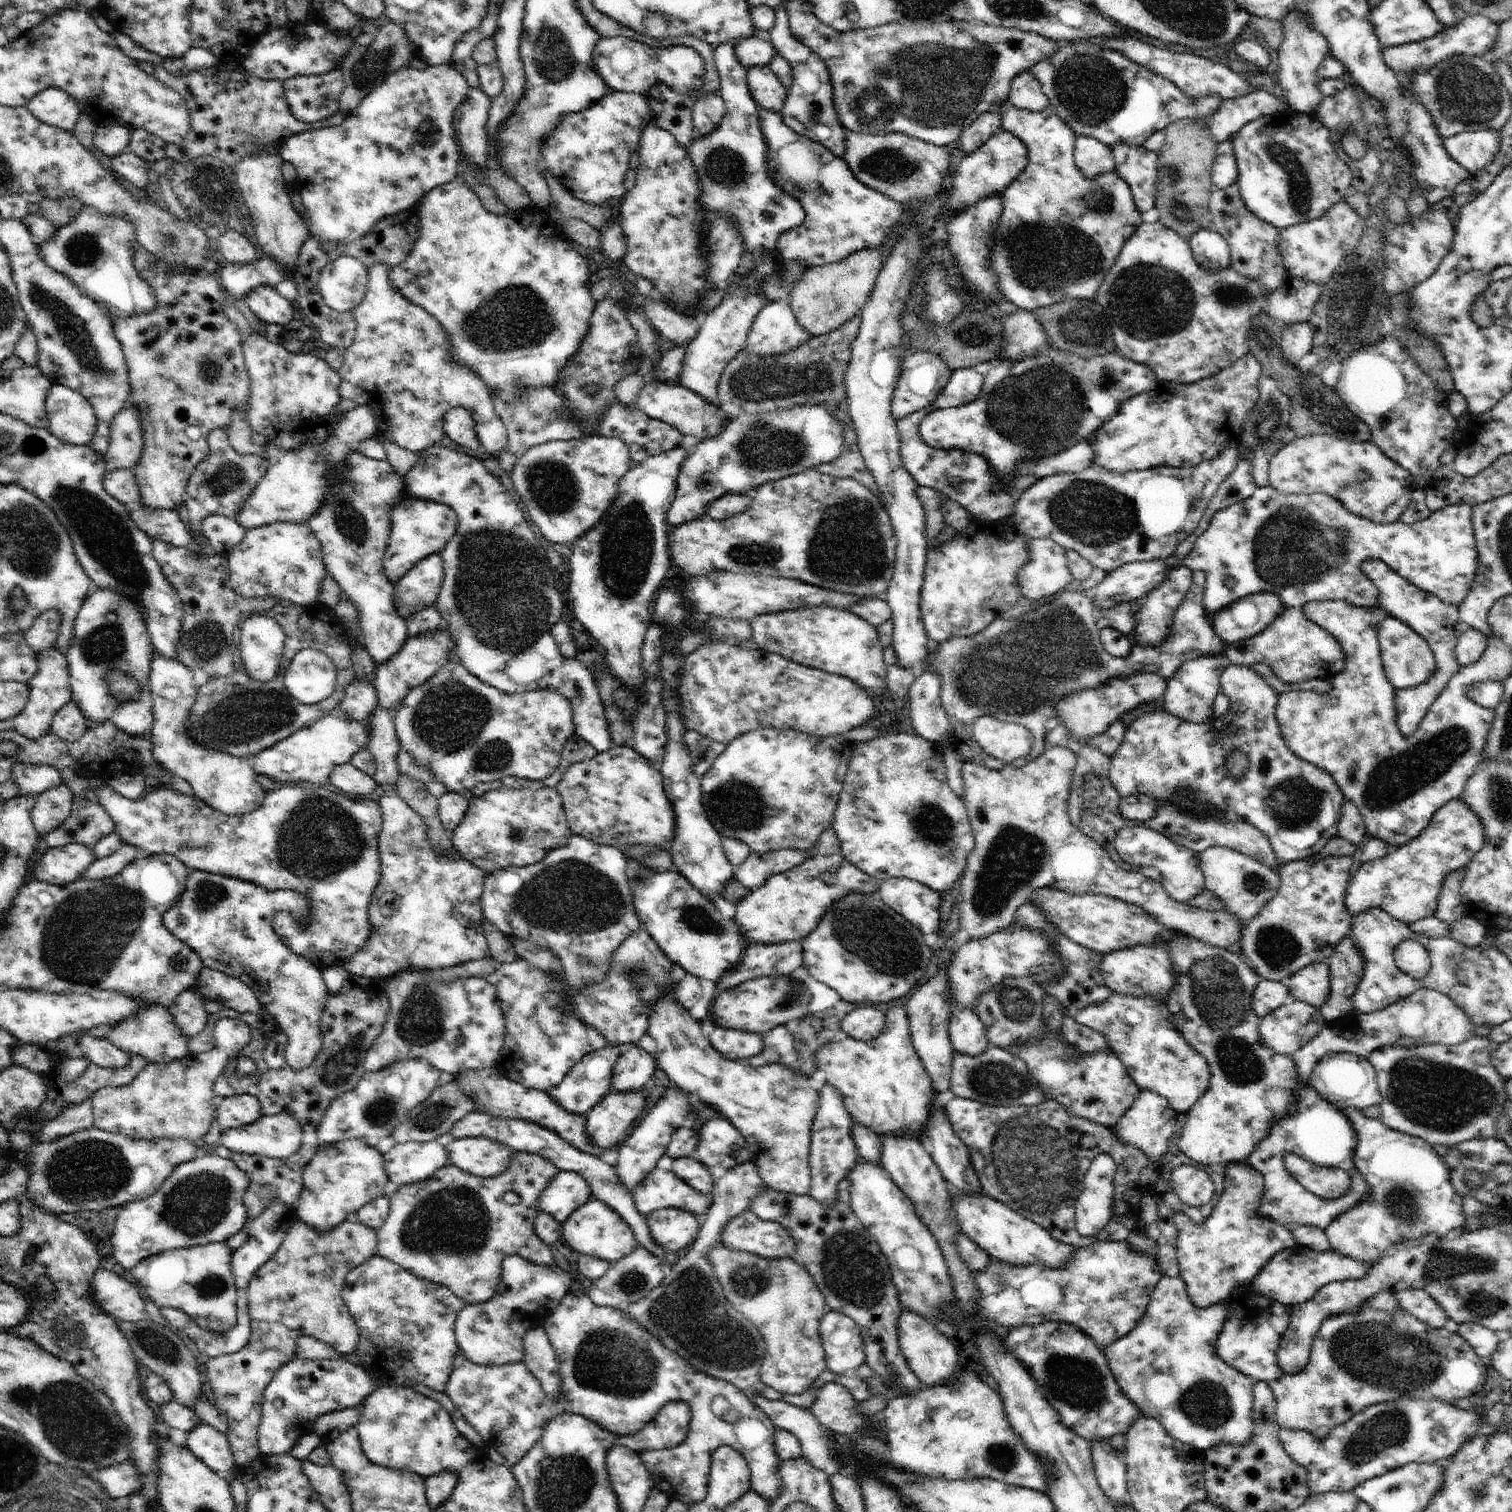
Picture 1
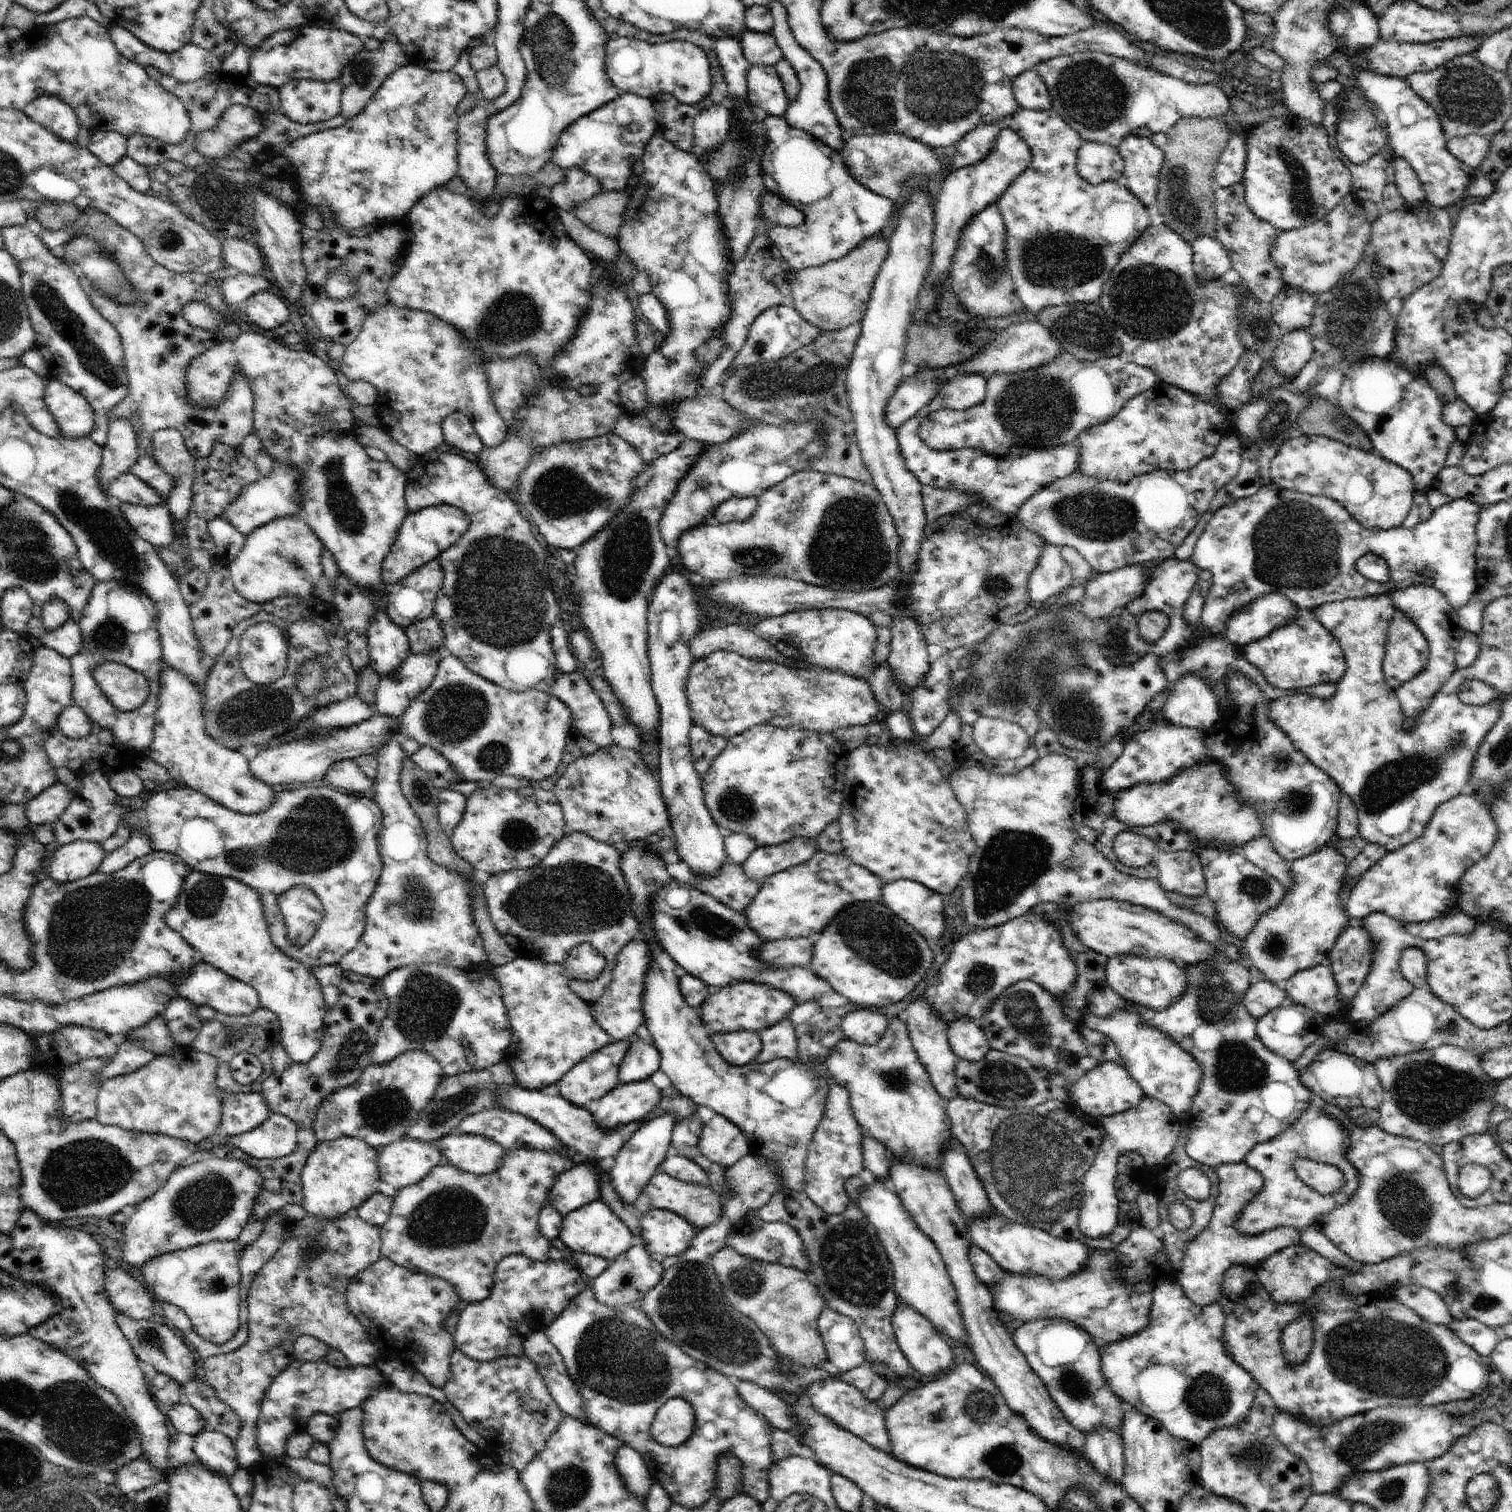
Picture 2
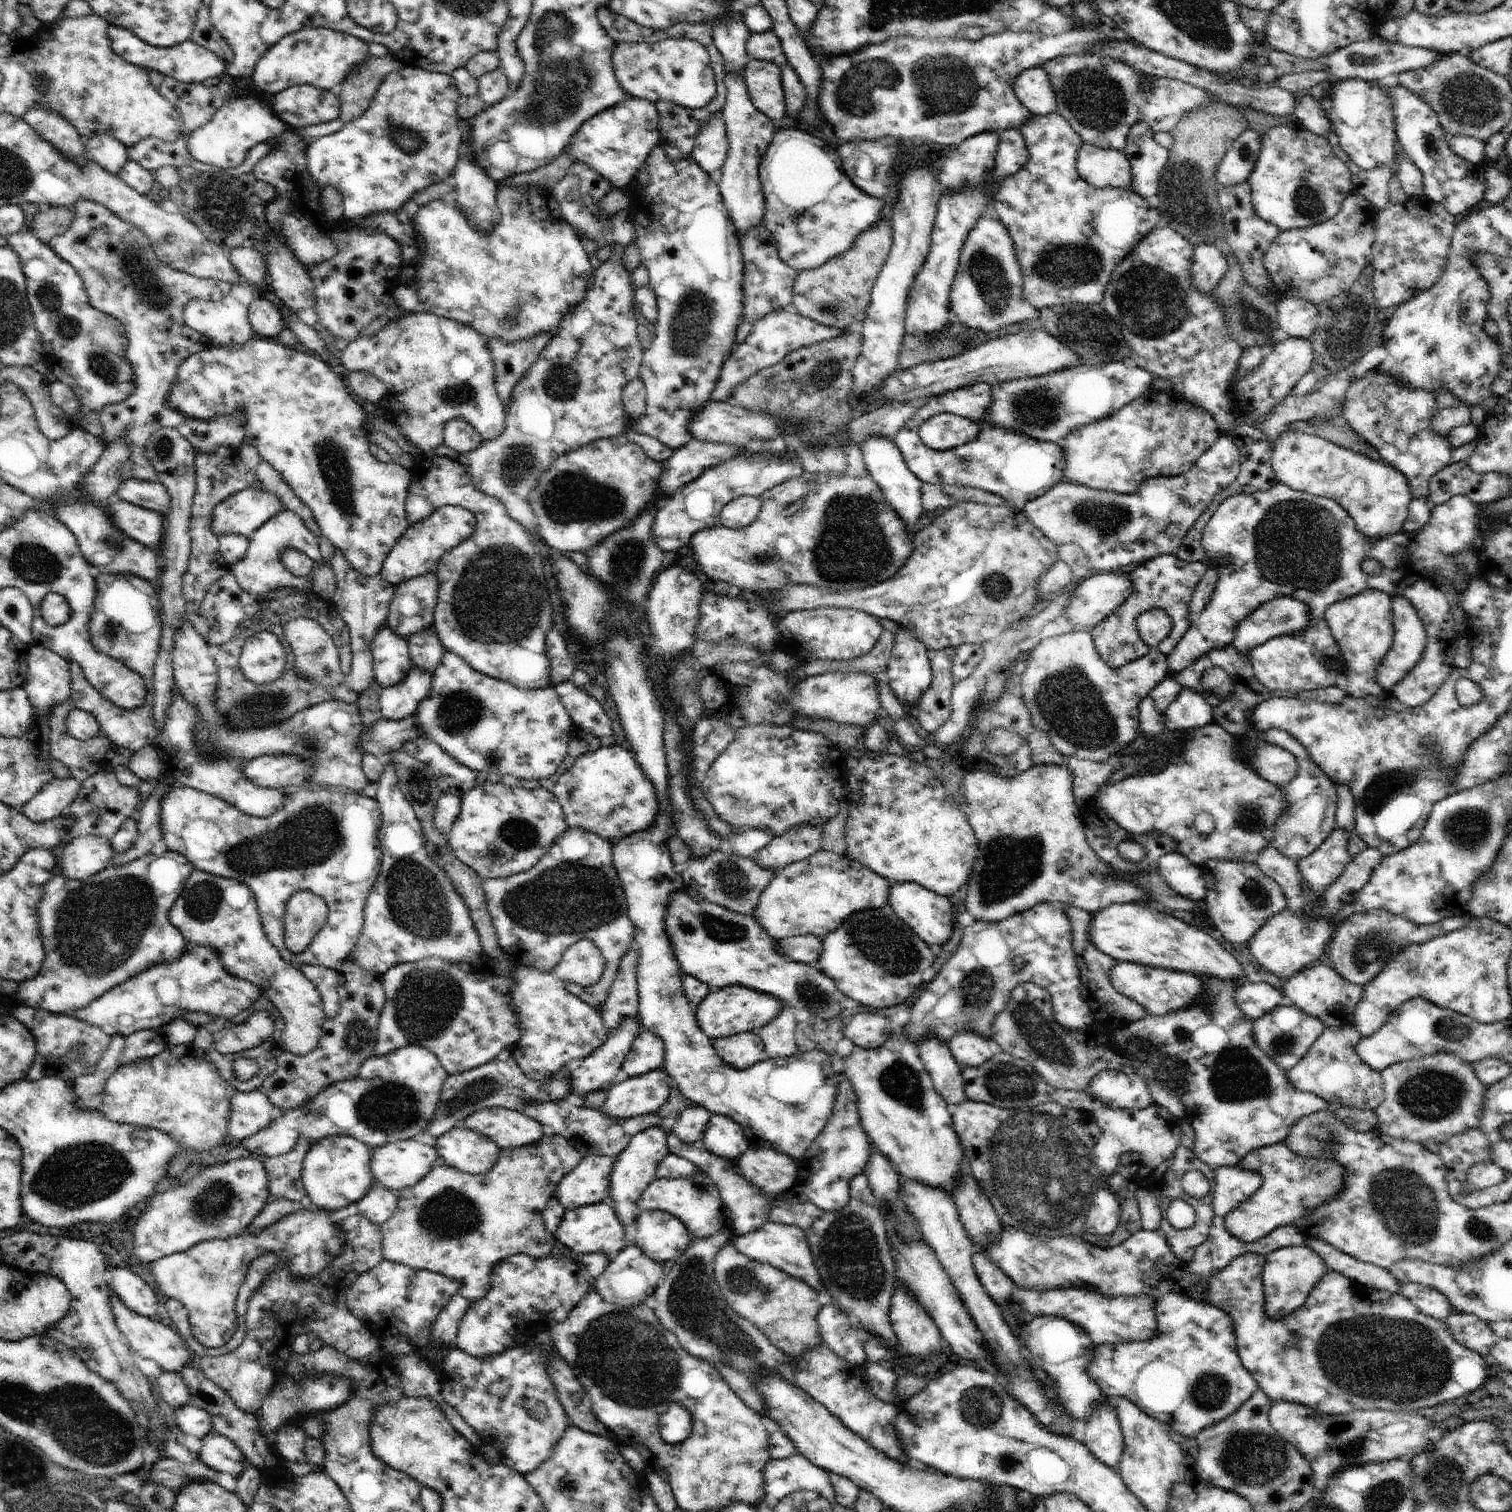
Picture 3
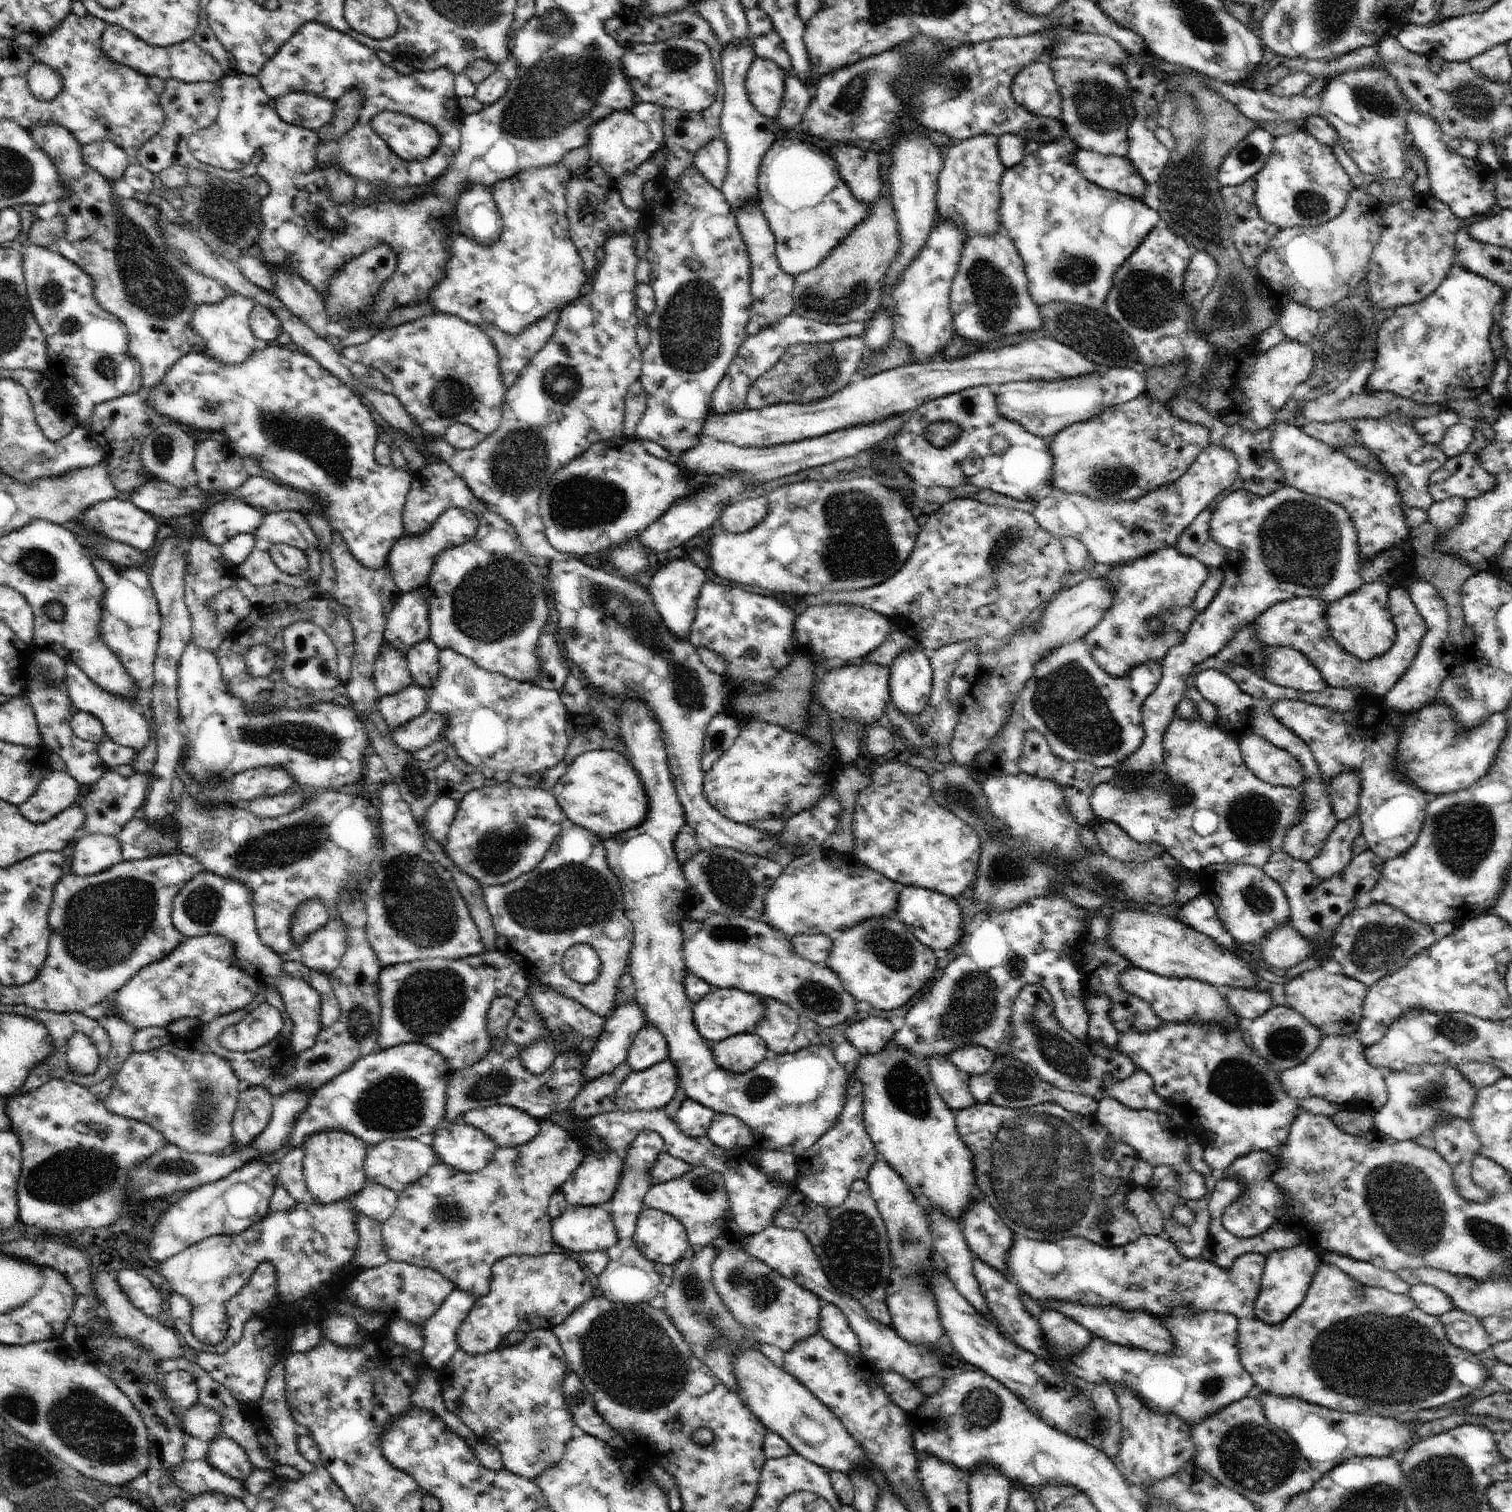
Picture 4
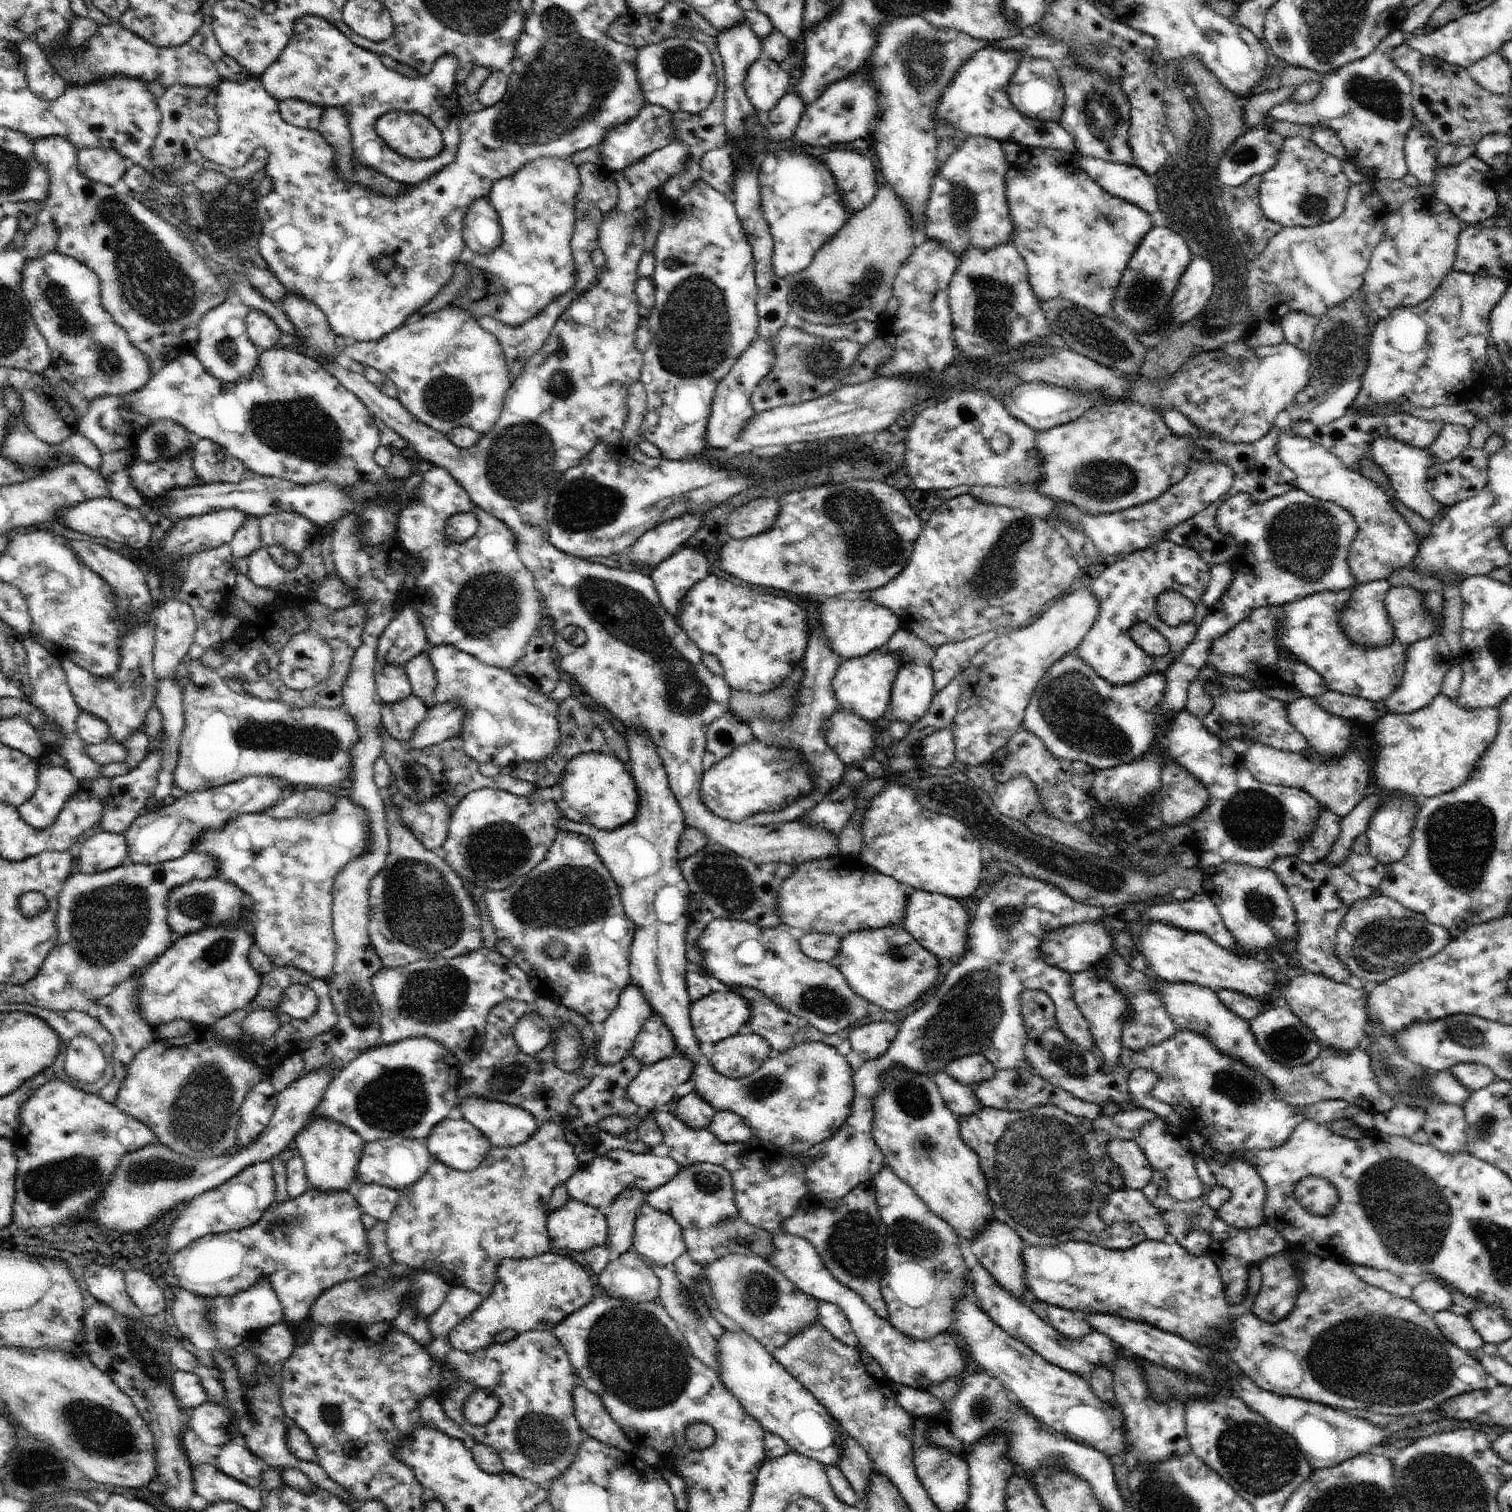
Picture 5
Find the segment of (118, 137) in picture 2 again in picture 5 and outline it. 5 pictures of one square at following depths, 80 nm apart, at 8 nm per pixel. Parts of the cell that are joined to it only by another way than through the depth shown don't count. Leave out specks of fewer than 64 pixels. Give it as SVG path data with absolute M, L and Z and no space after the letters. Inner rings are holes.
M96 147L77 151L78 170L92 181L113 187L124 176L126 158L118 151Z

